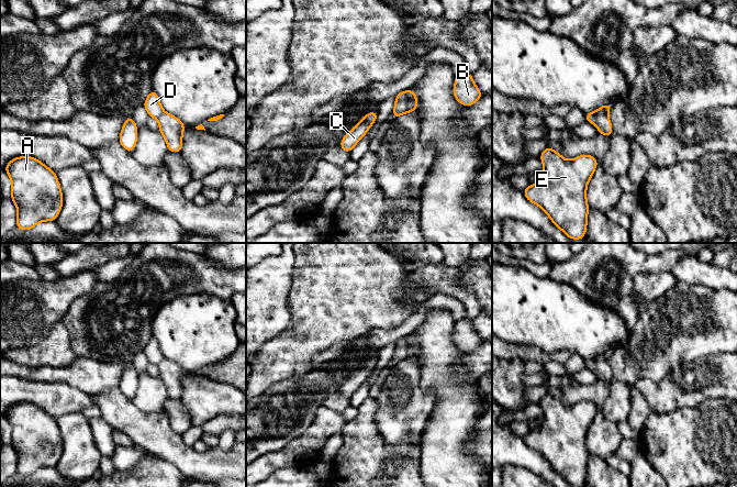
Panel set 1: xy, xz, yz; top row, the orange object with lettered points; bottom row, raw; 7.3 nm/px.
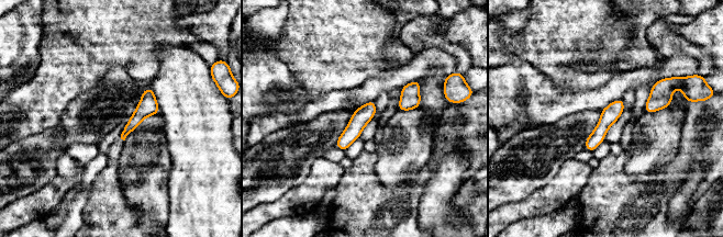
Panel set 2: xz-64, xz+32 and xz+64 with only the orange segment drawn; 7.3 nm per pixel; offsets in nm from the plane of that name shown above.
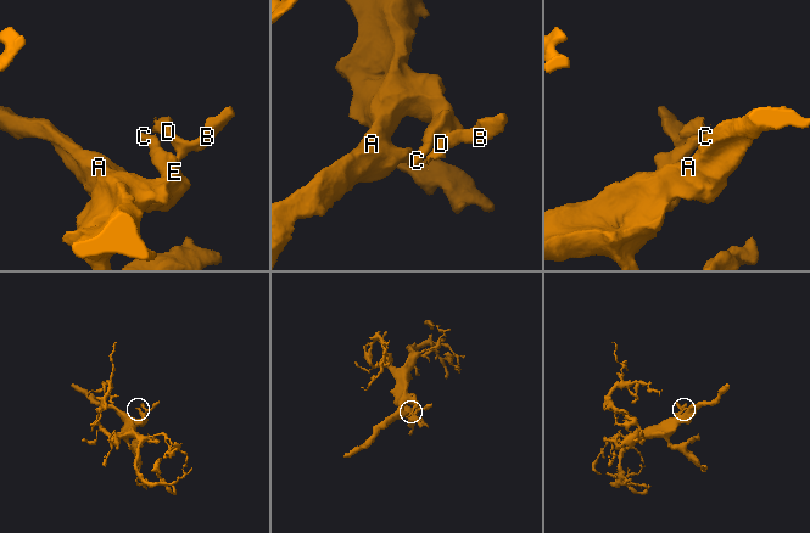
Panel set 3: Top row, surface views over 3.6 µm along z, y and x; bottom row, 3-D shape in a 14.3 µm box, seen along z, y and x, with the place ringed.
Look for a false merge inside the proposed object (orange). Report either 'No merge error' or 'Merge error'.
Merge error

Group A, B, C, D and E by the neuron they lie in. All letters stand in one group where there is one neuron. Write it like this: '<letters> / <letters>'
A B C E / D

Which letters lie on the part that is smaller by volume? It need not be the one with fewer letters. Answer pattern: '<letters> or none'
D

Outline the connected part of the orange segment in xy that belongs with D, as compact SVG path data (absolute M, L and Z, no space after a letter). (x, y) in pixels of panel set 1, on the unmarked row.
M154 335L147 342L143 352L146 355L148 362L154 365L158 365L164 359L164 355L160 351L159 343Z

